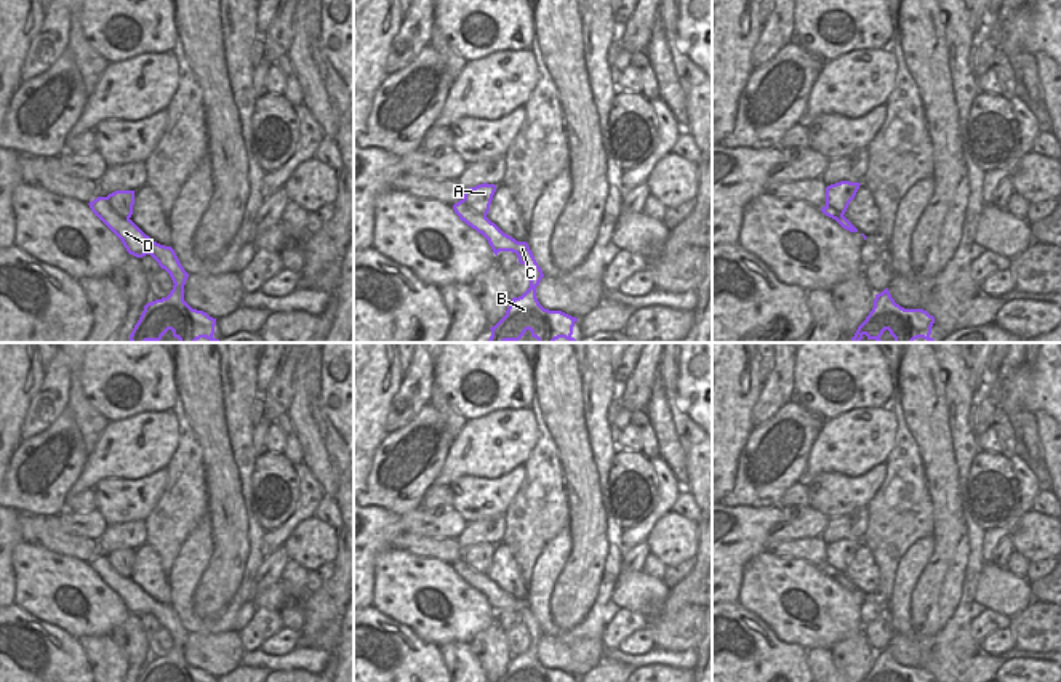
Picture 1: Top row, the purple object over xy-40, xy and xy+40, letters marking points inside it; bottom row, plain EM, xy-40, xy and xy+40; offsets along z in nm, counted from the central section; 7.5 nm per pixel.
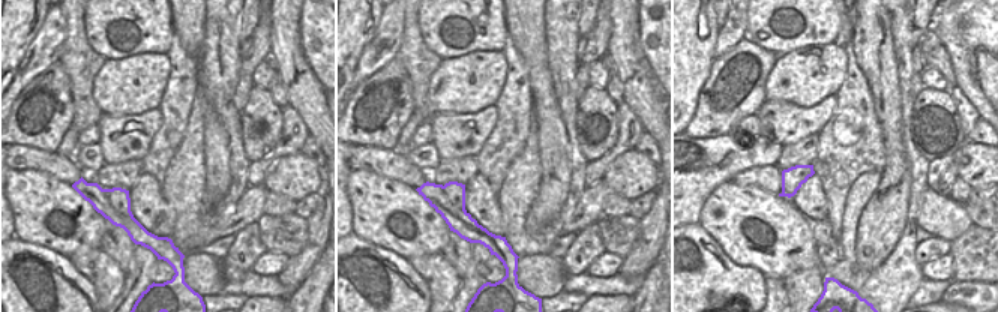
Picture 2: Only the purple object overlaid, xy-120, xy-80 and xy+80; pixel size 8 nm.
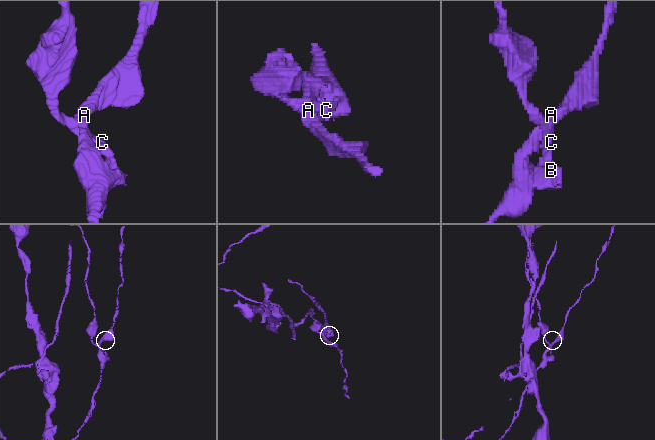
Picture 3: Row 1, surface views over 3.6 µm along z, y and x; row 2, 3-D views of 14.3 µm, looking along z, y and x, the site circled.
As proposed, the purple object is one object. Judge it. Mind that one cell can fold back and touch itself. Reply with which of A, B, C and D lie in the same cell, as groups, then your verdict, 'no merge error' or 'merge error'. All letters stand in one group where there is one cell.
A B / C D; merge error

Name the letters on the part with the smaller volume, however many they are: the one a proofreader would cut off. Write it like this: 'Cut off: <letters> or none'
Cut off: A, B

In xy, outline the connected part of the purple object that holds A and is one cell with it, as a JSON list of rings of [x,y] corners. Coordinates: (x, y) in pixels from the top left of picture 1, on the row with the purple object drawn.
[[[478,184],[464,191],[466,203],[478,215],[488,215],[493,195],[496,192],[494,184]]]

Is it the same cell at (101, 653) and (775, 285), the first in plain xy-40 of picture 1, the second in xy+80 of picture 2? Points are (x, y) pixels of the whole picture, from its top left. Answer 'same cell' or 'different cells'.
same cell

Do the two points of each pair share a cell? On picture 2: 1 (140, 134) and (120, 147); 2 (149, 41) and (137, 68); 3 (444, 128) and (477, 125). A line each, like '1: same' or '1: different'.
1: same
2: different
3: same

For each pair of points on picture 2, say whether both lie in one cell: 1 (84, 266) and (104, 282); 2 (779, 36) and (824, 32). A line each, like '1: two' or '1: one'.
1: one
2: one

